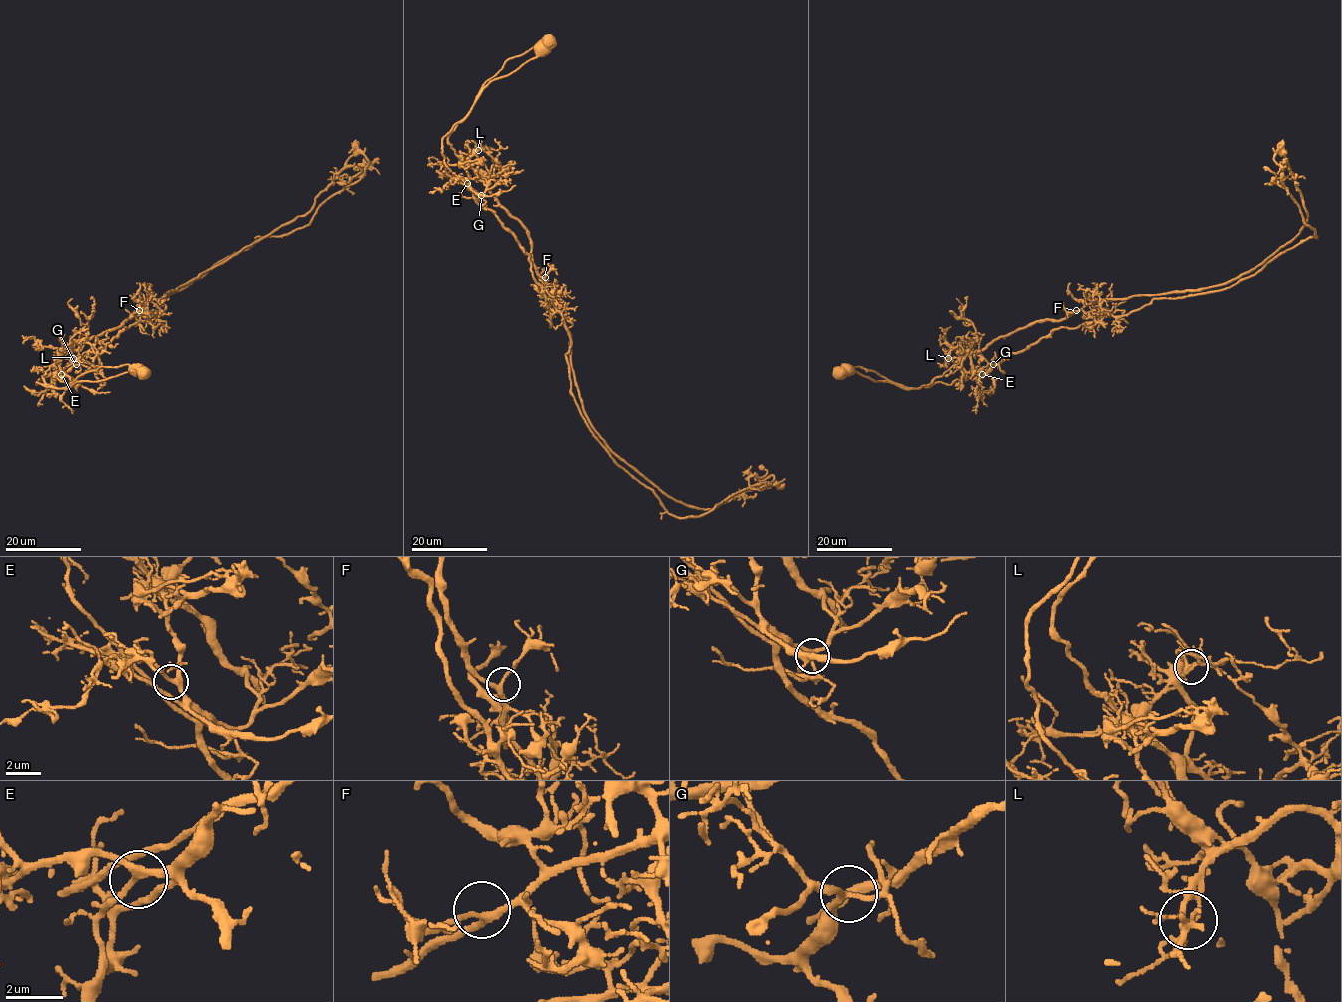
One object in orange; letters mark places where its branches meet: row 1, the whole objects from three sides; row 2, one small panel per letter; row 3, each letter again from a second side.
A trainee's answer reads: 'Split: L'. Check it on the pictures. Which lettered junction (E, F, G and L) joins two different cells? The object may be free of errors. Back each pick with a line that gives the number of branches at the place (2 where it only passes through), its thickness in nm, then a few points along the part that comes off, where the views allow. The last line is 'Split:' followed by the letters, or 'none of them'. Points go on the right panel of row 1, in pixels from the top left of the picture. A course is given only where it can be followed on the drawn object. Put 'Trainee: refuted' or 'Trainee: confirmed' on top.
Trainee: confirmed
L: Branches: 3. Thickness 140 nm. Course of the part to remove: (948, 358), (955, 348), (968, 372), (985, 373), (1054, 328), (1255, 275), (1317, 236), (1282, 184), (1277, 152)
Split: L

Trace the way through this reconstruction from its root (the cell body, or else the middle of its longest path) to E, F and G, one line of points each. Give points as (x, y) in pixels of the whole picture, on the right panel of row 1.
E: (840, 374), (857, 372), (875, 382), (888, 381), (913, 388), (928, 385), (952, 366), (982, 374)
F: (840, 374), (857, 372), (875, 382), (919, 388), (968, 352), (1029, 324), (1062, 320), (1076, 310)
G: (840, 374), (857, 372), (875, 382), (888, 381), (919, 388), (952, 366), (968, 372), (985, 373), (993, 364)

